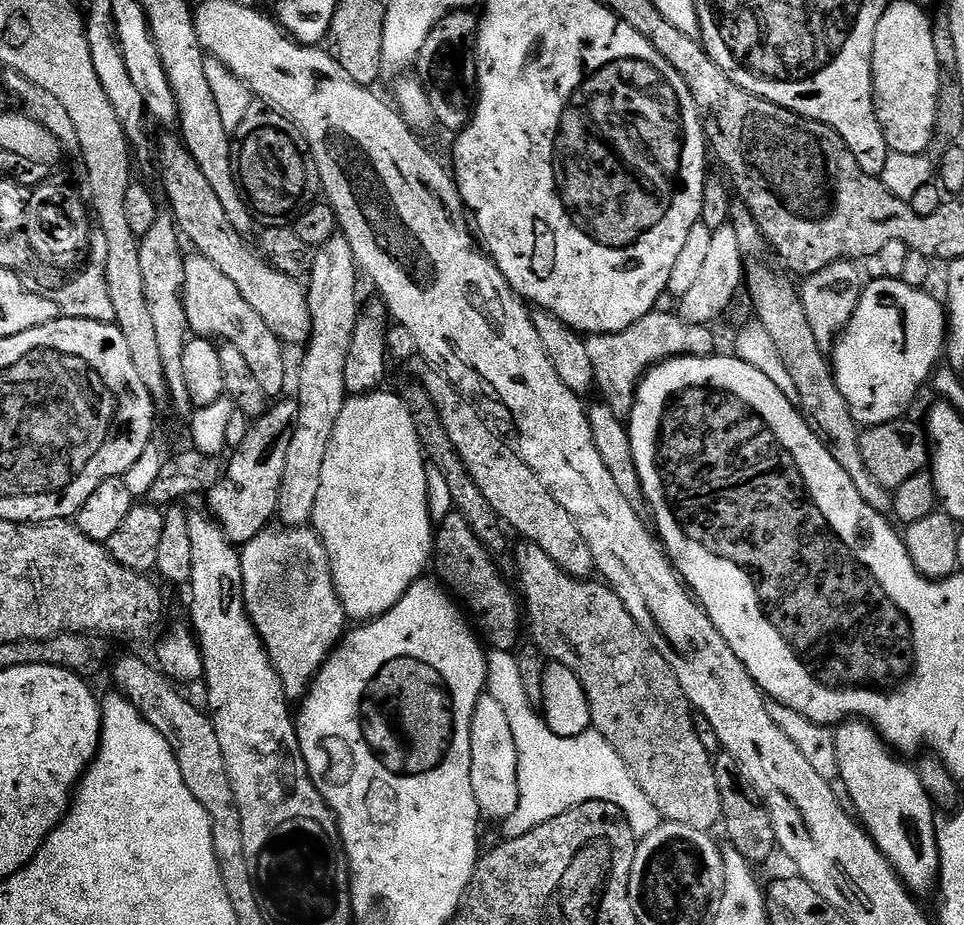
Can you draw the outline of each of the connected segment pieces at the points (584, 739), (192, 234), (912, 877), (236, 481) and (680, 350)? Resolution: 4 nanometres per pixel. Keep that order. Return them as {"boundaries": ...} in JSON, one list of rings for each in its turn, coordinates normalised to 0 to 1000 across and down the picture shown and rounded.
{"boundaries":[[[[506,705],[505,751],[518,759],[525,777],[529,779],[529,794],[533,794],[533,806],[537,811],[537,871],[531,882],[518,892],[520,905],[532,908],[558,893],[579,884],[587,876],[604,867],[623,865],[633,867],[647,877],[654,889],[654,897],[662,906],[675,902],[687,890],[685,878],[666,858],[662,845],[645,824],[645,819],[617,789],[600,794],[595,798],[577,796],[568,788],[563,773],[546,755],[535,709],[531,705]]],[[[186,146],[165,148],[164,173],[166,169],[166,186],[170,189],[170,208],[174,211],[177,232],[180,235],[192,261],[200,264],[202,271],[213,277],[243,309],[255,328],[269,339],[272,348],[284,357],[284,361],[296,373],[318,373],[324,362],[324,345],[320,334],[320,318],[316,308],[310,303],[293,296],[282,289],[265,267],[256,264],[254,256],[243,244],[239,244],[239,236],[234,236],[234,227],[230,227],[230,218],[226,218],[226,210],[214,197],[214,188],[205,179],[205,175],[191,158]]],[[[891,776],[870,784],[865,795],[867,835],[884,864],[887,885],[925,933],[925,939],[943,964],[953,966],[966,960],[968,963],[975,946],[975,920],[971,909],[973,882],[949,829],[945,825],[937,826],[934,823],[937,821],[917,803],[908,787]]],[[[287,431],[274,449],[256,459],[257,468],[250,474],[245,490],[235,494],[232,518],[214,534],[215,552],[240,588],[252,590],[259,587],[287,561],[293,512],[297,508],[297,486],[301,486],[311,442],[306,431],[299,431]]],[[[682,335],[670,339],[658,352],[637,361],[611,363],[606,369],[612,396],[616,396],[617,418],[637,448],[649,452],[660,434],[660,418],[668,405],[683,394],[701,385],[738,385],[744,379],[743,363],[732,350],[714,350],[700,336]]]]}

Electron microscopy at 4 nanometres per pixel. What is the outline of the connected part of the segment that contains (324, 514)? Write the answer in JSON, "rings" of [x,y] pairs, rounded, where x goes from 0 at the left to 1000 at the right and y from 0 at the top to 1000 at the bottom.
{"rings":[[[391,422],[382,424],[378,428],[362,427],[355,439],[355,448],[351,448],[351,456],[346,461],[346,469],[342,482],[338,486],[338,499],[334,499],[334,525],[330,525],[330,538],[326,543],[326,551],[322,563],[323,570],[334,582],[338,590],[338,599],[342,603],[342,616],[346,625],[346,634],[351,646],[357,656],[357,665],[365,672],[381,672],[390,670],[400,664],[425,638],[425,634],[441,622],[440,613],[445,613],[450,601],[450,562],[444,550],[444,510],[439,484],[434,482],[429,452],[425,452],[425,443],[419,438],[418,427]]]}

